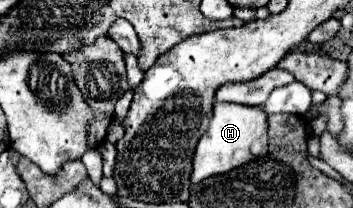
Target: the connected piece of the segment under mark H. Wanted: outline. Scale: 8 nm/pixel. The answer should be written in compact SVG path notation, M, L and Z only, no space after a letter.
M216 102L214 116L210 120L208 132L200 138L194 152L194 168L192 168L192 184L202 182L208 176L226 174L246 162L262 158L268 154L268 120L262 108L248 108L242 104Z

